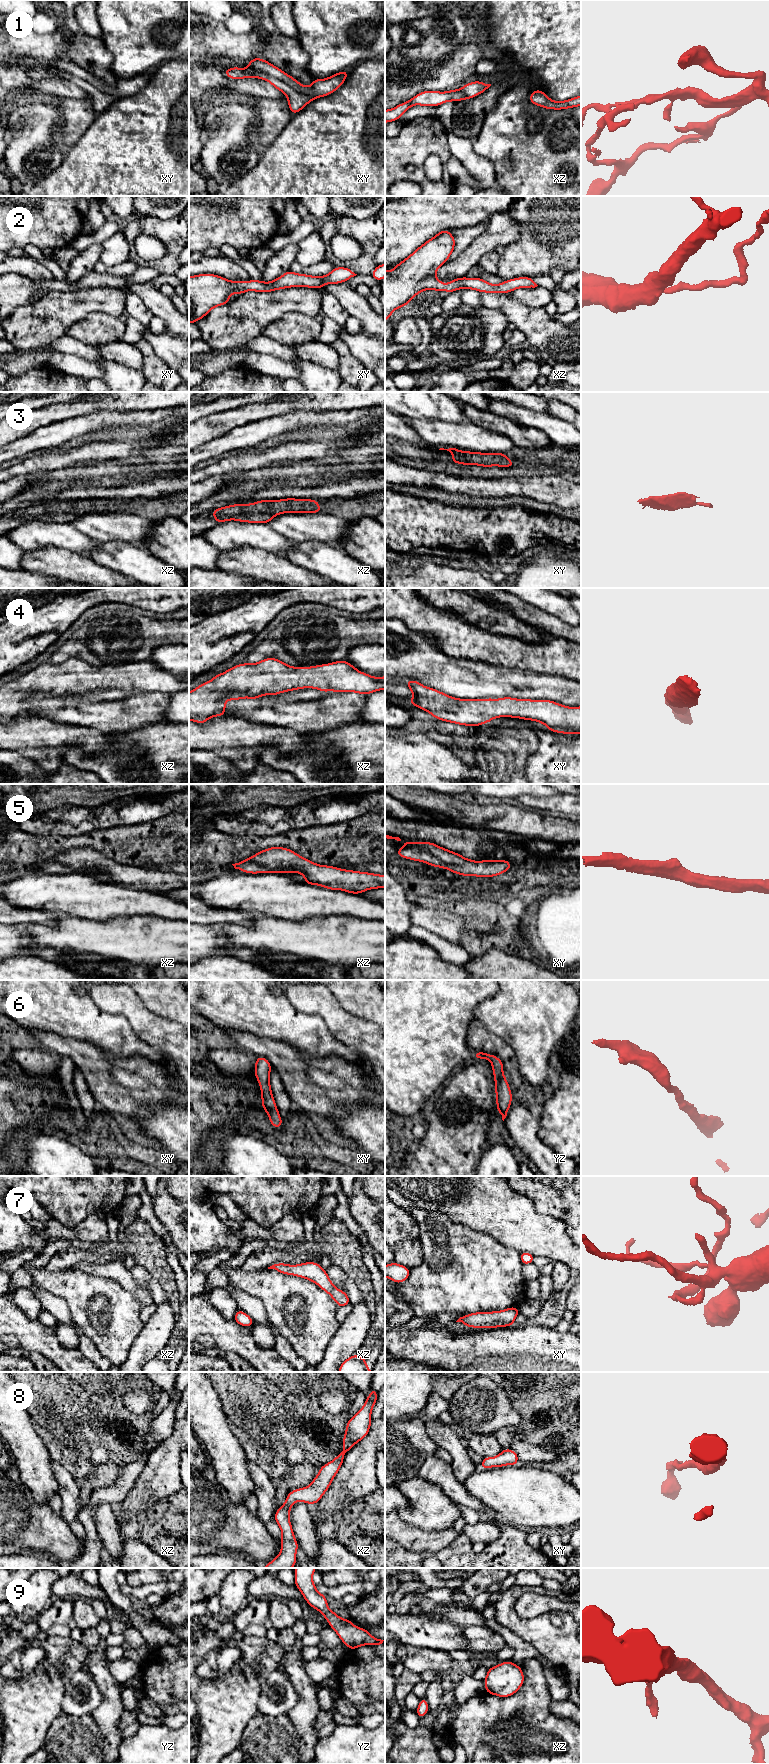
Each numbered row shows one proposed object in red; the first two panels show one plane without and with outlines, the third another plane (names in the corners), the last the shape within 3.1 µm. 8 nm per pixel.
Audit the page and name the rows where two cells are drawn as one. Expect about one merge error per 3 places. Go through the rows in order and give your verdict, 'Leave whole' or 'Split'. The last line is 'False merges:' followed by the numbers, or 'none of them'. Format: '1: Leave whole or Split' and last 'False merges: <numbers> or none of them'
1: Split
2: Leave whole
3: Leave whole
4: Leave whole
5: Leave whole
6: Leave whole
7: Leave whole
8: Leave whole
9: Leave whole
False merges: 1

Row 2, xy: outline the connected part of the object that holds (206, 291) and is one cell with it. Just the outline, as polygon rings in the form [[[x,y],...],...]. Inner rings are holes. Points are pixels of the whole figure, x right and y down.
[[[335,267],[326,276],[310,276],[289,270],[270,282],[253,279],[249,282],[230,281],[211,273],[189,276],[189,323],[196,323],[213,308],[226,305],[233,293],[241,295],[248,290],[272,292],[297,286],[320,289],[325,284],[346,282],[356,275],[349,268]]]

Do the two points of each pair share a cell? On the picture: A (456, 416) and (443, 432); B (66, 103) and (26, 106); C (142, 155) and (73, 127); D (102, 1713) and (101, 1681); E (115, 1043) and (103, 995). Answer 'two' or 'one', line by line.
A: two
B: two
C: two
D: one
E: two

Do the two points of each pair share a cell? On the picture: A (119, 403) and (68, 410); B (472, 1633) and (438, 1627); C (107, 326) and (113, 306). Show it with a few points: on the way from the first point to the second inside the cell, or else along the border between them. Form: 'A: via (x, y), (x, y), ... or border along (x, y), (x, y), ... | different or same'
A: via (106, 403), (95, 403), (81, 407) | same
B: border along (463, 1629), (463, 1634), (468, 1640) | different
C: border along (86, 314), (101, 312), (121, 317) | different

